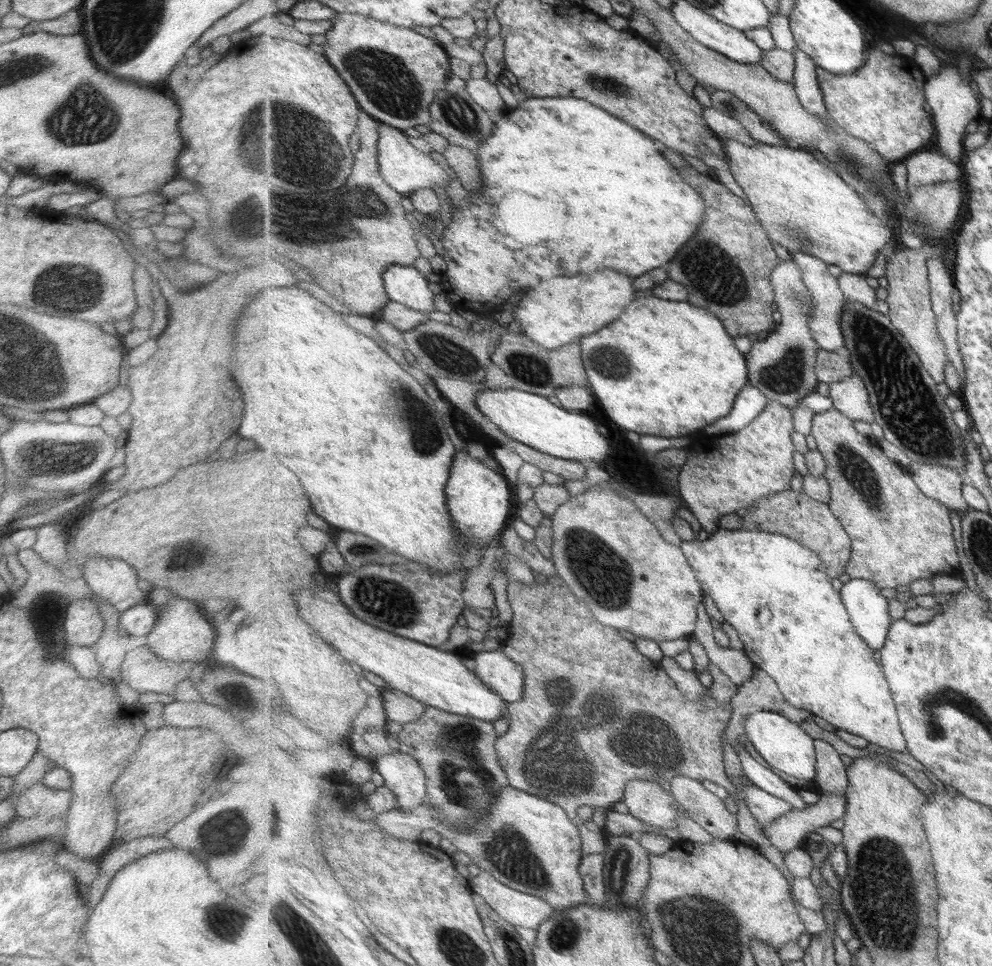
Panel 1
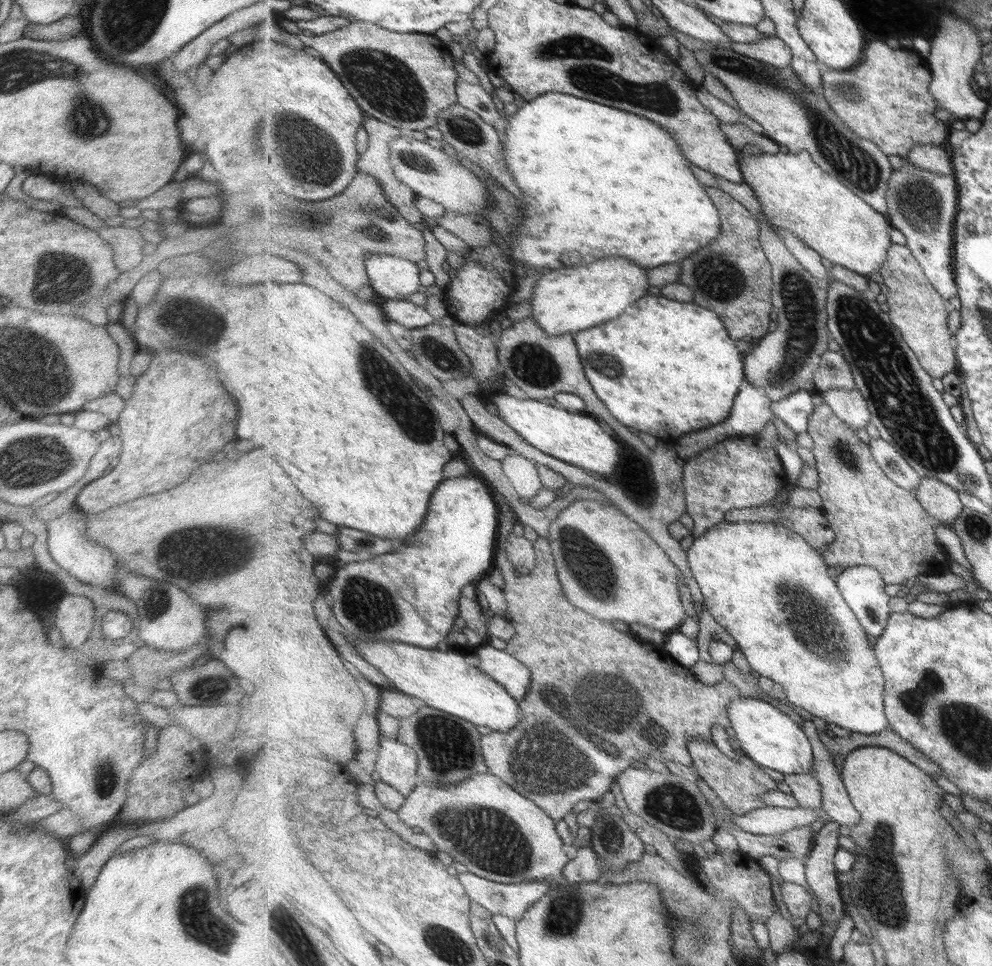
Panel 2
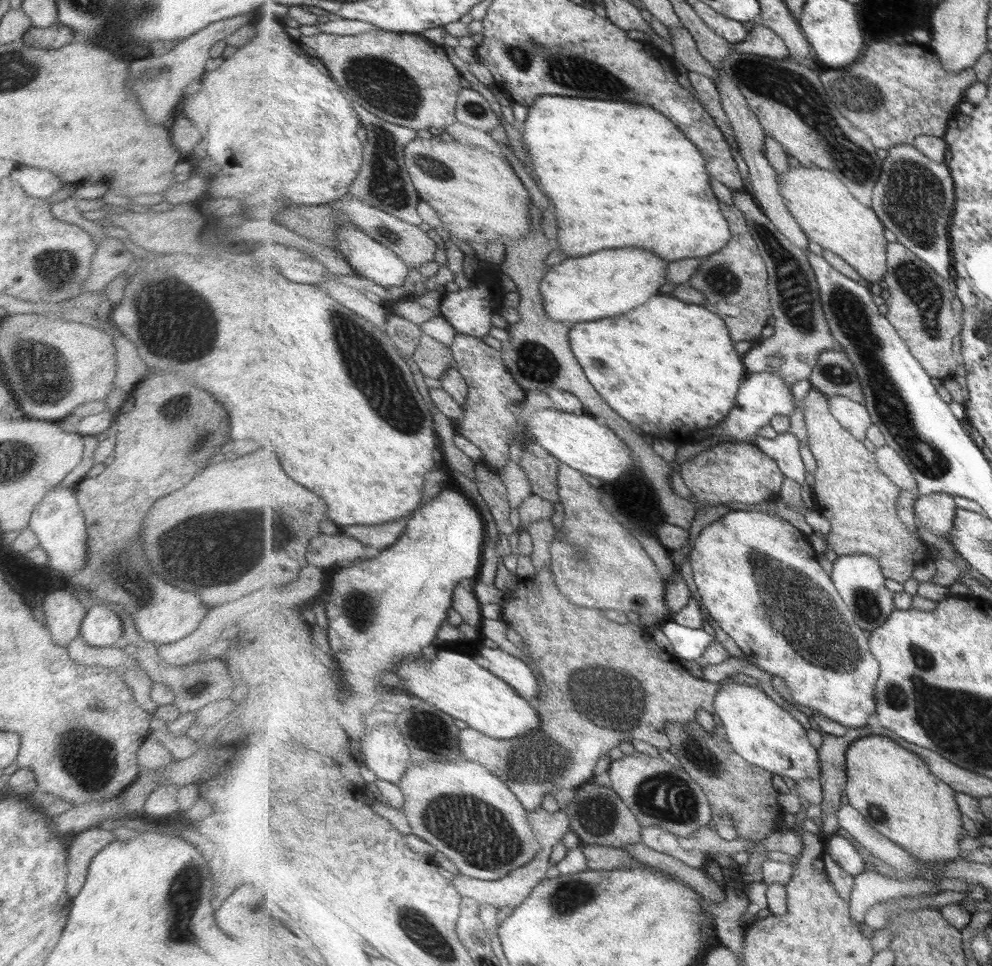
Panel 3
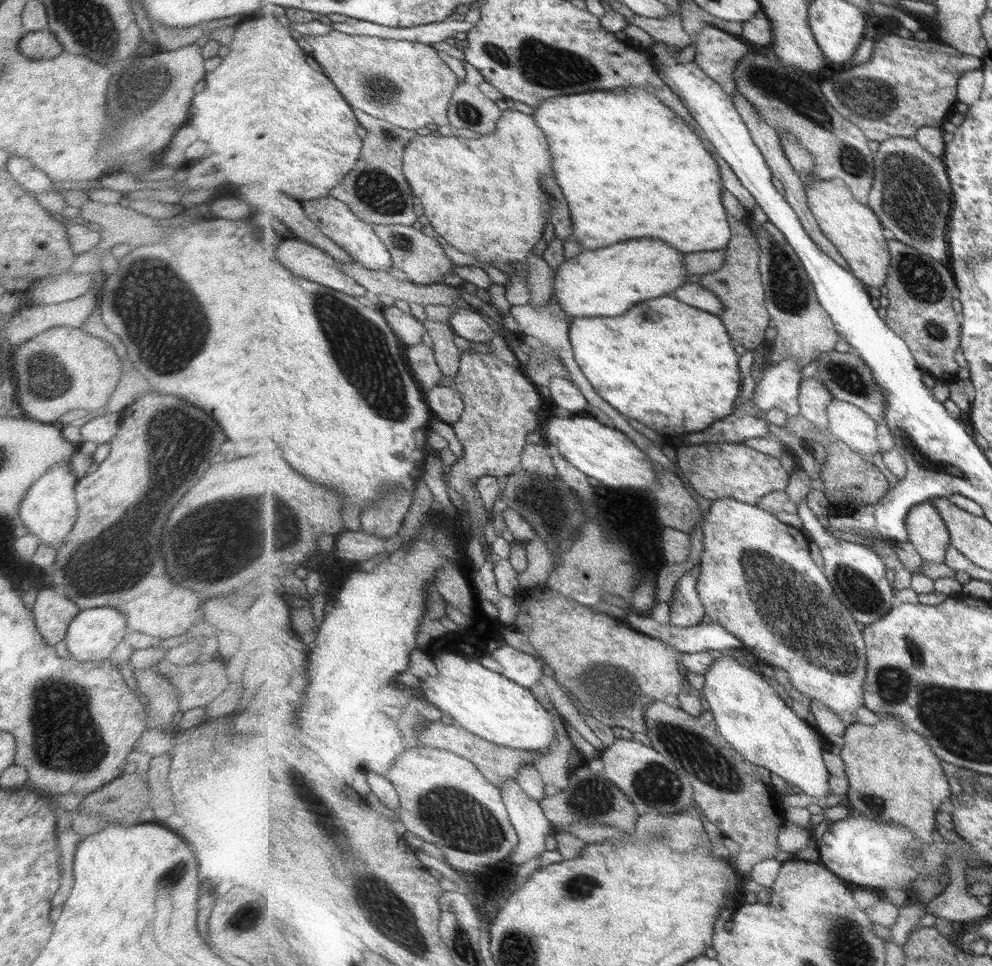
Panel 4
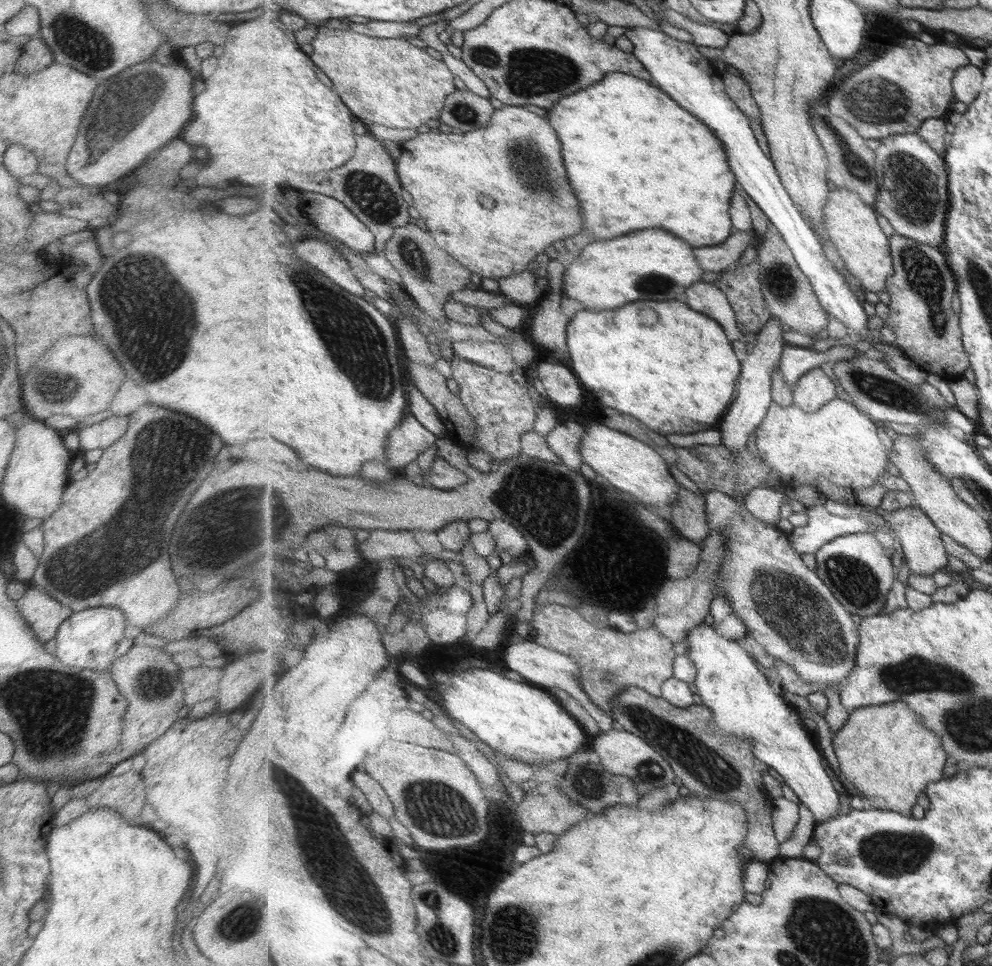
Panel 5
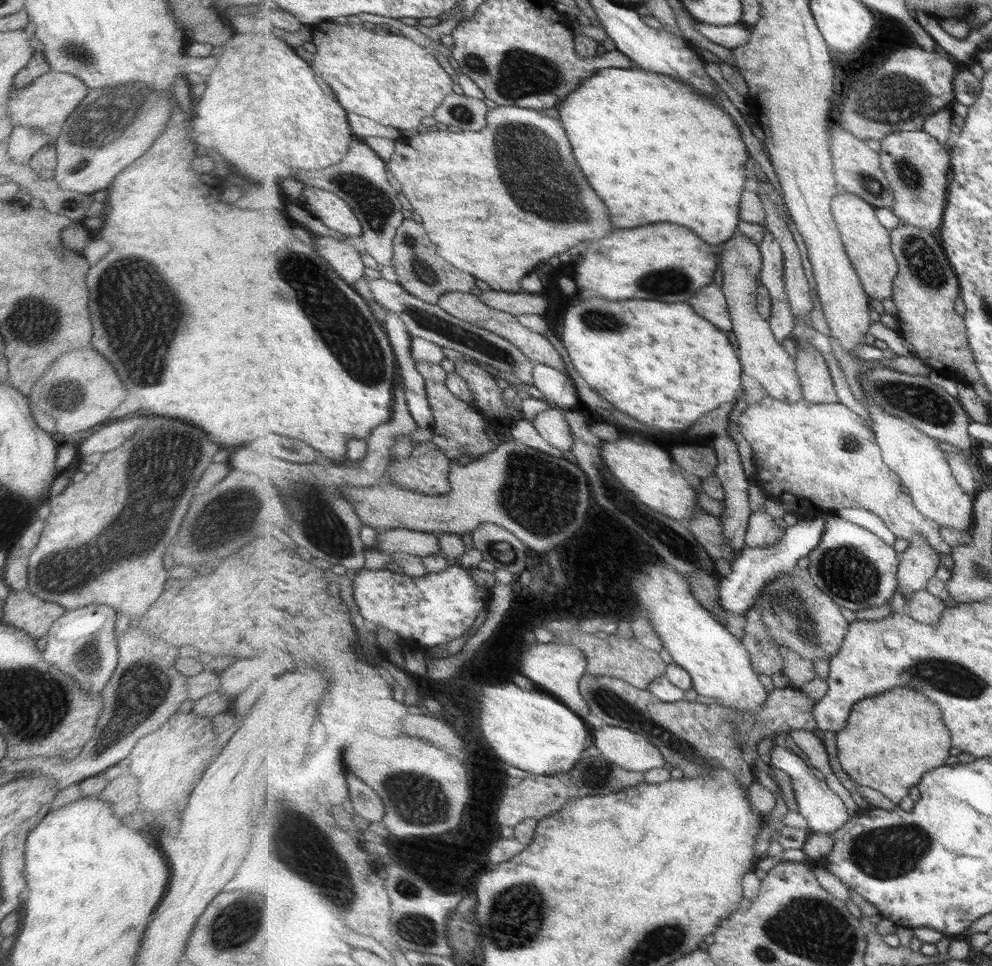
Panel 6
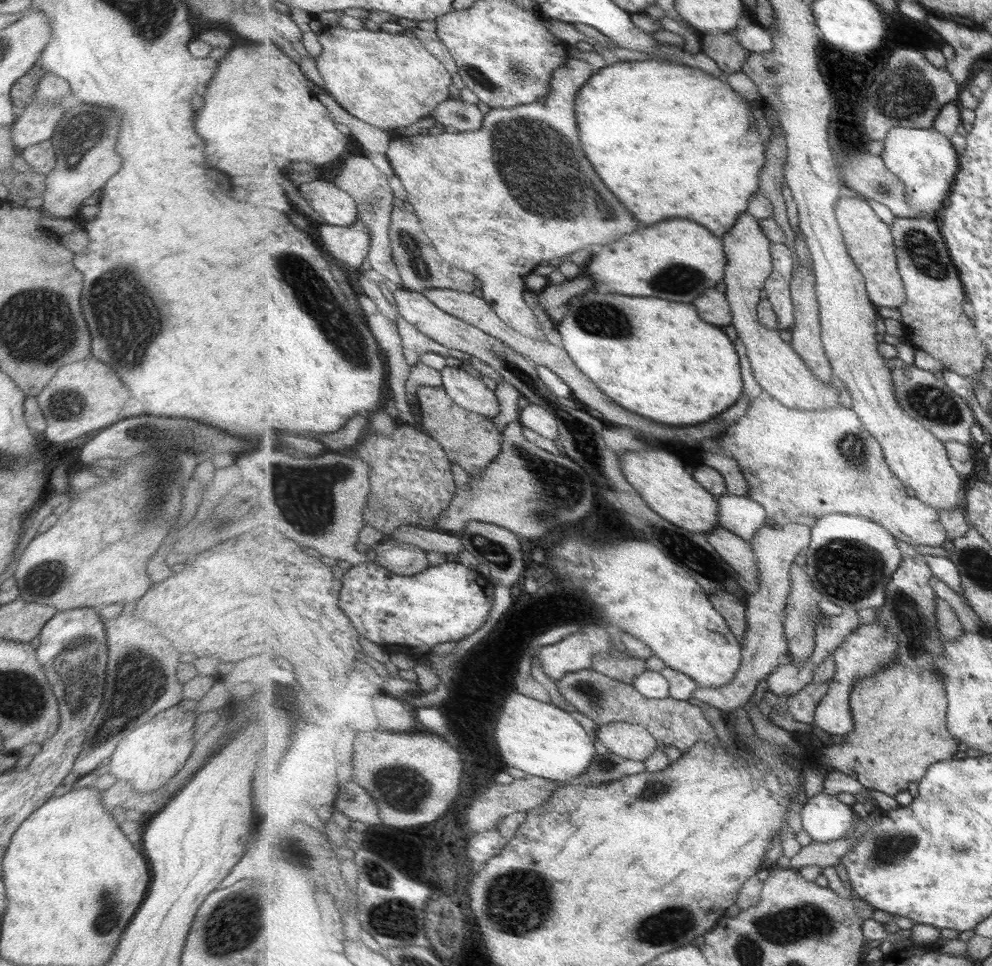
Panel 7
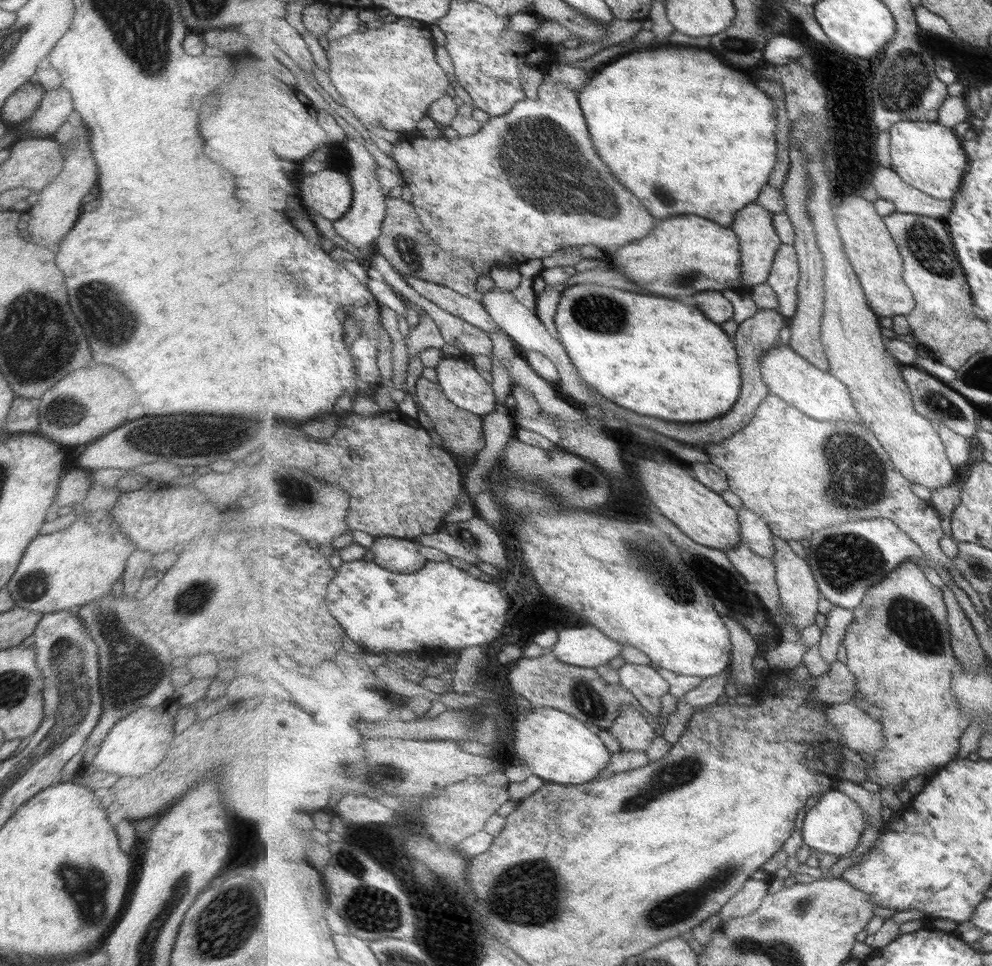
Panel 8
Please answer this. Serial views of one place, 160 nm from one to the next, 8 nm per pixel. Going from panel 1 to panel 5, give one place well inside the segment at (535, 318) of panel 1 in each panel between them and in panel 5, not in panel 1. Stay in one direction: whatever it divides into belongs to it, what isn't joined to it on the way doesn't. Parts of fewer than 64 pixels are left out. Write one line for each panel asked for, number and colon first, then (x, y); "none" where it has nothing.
2: (575, 299)
3: (579, 289)
4: (602, 282)
5: (662, 266)

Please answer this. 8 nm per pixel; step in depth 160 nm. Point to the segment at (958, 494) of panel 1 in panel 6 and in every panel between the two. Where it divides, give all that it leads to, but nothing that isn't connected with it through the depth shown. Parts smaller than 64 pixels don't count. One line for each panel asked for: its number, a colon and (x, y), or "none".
2: (941, 501)
3: (937, 512)
4: (927, 531)
5: (925, 553)
6: (919, 562)

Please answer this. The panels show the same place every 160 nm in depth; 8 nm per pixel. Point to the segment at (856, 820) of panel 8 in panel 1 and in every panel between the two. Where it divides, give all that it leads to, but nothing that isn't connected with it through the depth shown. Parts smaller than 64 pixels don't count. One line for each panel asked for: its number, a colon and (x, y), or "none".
1: (785, 746)
2: (772, 739)
3: (766, 735)
4: (749, 713)
5: (729, 683)
6: (824, 811)
7: (825, 819)

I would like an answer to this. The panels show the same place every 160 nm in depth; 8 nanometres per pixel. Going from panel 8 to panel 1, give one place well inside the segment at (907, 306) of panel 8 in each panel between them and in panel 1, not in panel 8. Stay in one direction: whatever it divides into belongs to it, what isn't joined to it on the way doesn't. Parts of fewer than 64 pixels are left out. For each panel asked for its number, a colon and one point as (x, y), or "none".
1: (803, 205)
2: (796, 195)
3: (825, 209)
4: (855, 229)
5: (852, 224)
6: (869, 244)
7: (870, 241)

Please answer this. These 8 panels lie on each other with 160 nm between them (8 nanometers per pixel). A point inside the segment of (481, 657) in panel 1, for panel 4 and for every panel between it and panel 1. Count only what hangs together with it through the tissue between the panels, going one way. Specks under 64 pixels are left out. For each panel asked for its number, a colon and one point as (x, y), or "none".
2: (514, 675)
3: (515, 672)
4: (524, 669)

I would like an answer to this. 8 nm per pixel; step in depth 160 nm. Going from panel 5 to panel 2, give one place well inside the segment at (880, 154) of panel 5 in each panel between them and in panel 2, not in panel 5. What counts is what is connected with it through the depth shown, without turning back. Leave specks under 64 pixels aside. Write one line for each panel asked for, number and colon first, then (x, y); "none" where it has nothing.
2: (922, 205)
3: (915, 198)
4: (912, 194)

